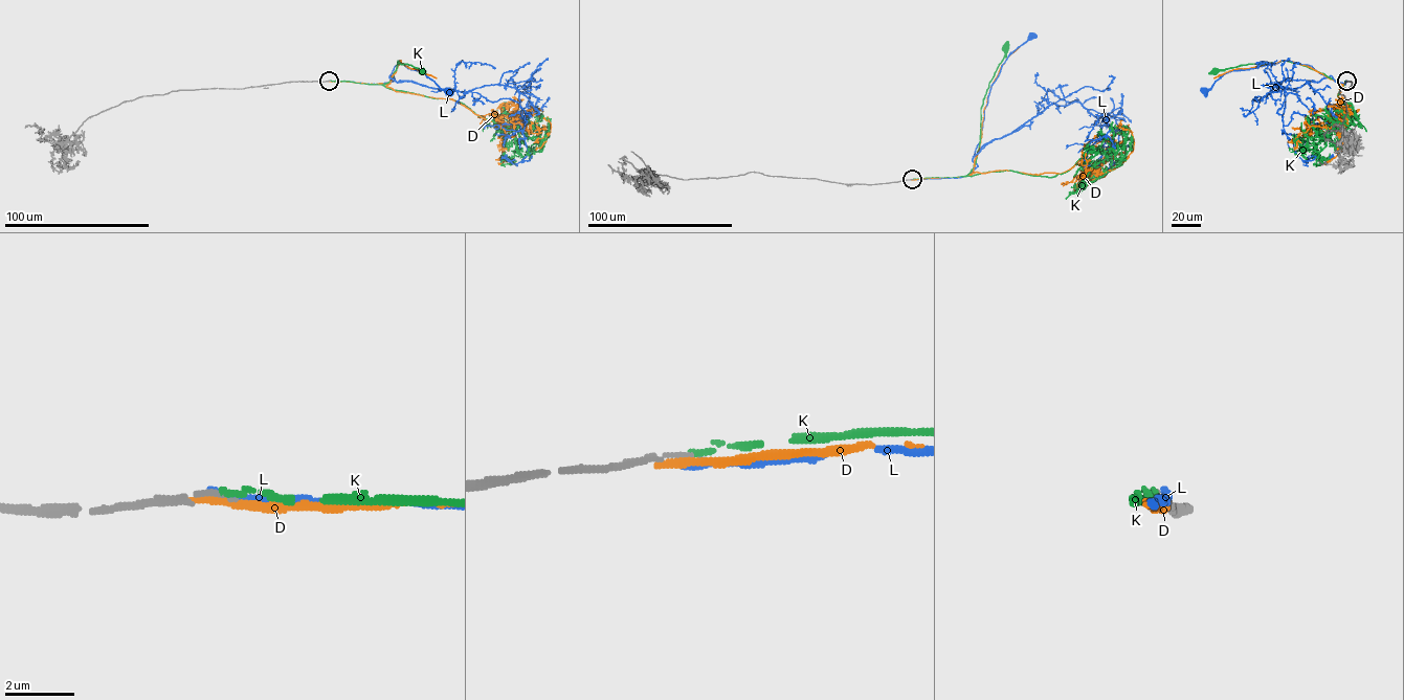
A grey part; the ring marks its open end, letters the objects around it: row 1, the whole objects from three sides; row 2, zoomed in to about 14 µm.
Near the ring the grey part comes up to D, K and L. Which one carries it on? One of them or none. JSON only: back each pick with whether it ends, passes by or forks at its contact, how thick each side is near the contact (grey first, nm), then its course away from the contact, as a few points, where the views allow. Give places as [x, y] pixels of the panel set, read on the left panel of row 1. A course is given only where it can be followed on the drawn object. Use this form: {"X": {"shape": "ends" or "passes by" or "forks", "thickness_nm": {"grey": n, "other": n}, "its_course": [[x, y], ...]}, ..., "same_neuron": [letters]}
{"K": {"shape": "ends", "thickness_nm": {"grey": 130, "other": 150}, "its_course": [[329, 81], [383, 84], [392, 78], [398, 61], [422, 72]]}, "same_neuron": ["K"]}

